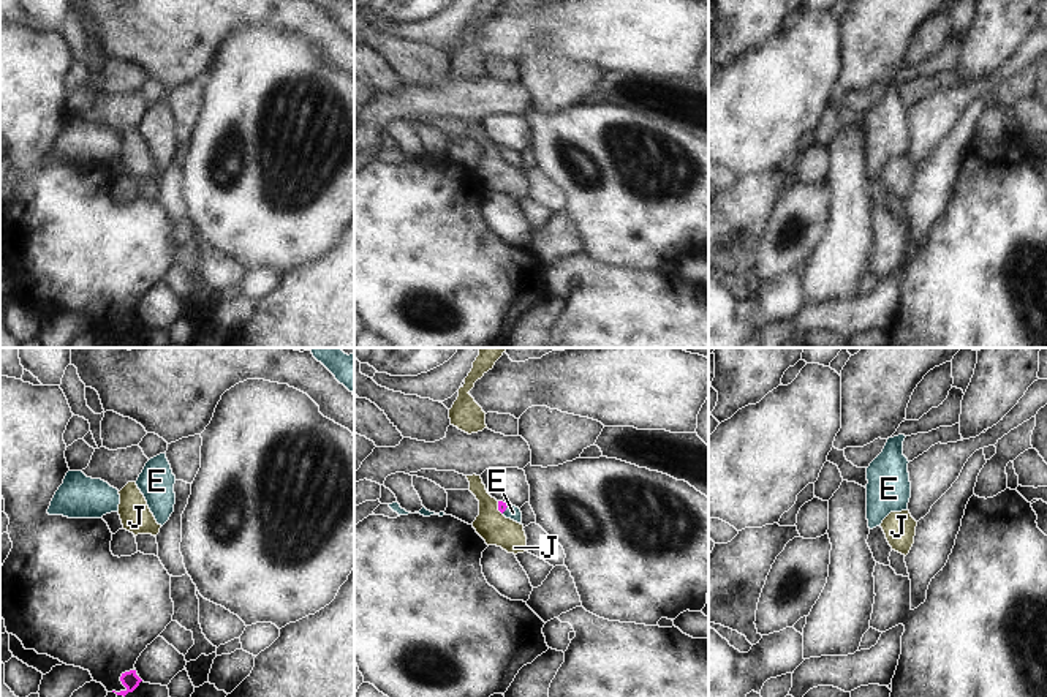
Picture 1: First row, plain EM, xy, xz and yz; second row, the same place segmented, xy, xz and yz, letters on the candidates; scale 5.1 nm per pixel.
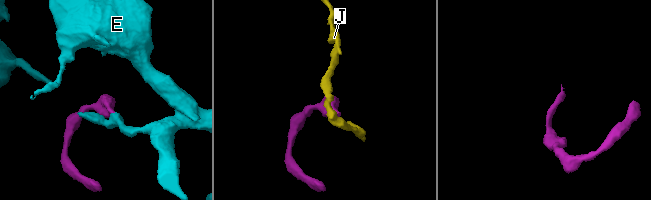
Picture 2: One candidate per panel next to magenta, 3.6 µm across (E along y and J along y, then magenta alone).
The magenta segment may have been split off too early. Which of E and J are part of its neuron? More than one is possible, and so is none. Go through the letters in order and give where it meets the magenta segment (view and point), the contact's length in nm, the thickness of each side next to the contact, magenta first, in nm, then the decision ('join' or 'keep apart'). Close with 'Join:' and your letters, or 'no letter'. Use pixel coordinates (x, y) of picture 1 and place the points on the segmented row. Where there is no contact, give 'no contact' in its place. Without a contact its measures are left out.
E: xz (505, 509) | 60 nm | 50/70 nm | join
J: xz (498, 508) | 80 nm | 50/160 nm | keep apart
Join: E

